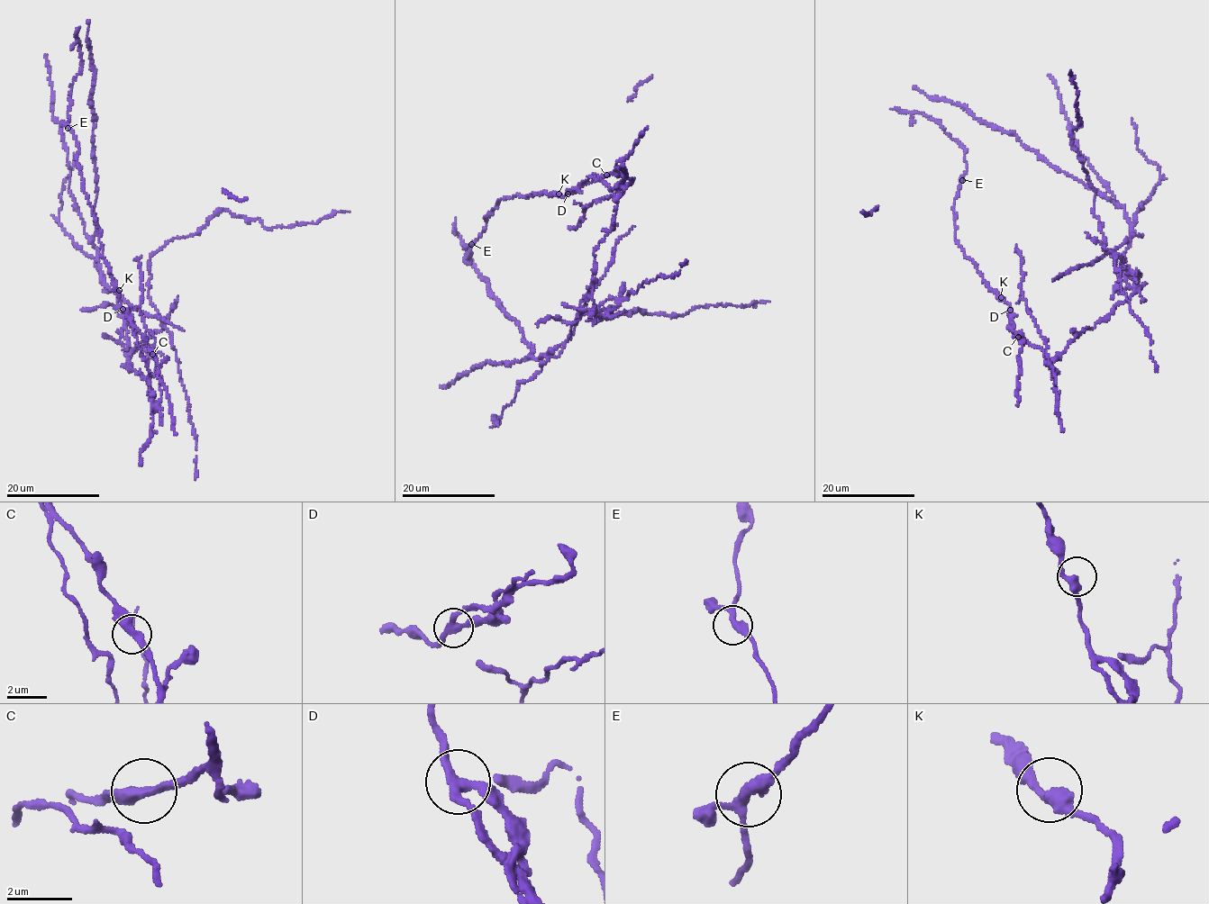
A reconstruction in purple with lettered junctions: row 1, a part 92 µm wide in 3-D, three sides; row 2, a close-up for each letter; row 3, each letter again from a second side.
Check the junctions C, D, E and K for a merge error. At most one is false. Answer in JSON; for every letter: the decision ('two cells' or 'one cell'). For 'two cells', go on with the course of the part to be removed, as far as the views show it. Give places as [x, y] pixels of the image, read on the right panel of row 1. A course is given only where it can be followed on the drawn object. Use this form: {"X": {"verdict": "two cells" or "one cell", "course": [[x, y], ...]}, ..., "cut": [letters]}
{"C": {"verdict": "one cell"}, "D": {"verdict": "two cells", "course": [[1010, 310], [1013, 337], [1056, 359], [1122, 302], [1135, 290], [1121, 268], [1125, 208], [913, 85]]}, "E": {"verdict": "one cell"}, "K": {"verdict": "one cell"}, "cut": ["D"]}

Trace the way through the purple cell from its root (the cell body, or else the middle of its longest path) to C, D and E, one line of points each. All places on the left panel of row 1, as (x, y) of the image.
C: (145, 378), (153, 396), (148, 382), (148, 363), (136, 344), (134, 328), (144, 338), (152, 354)
D: (145, 378), (153, 396), (148, 382), (148, 363), (136, 344), (131, 317), (122, 309)
E: (145, 378), (153, 396), (131, 317), (122, 306), (103, 256), (100, 229), (78, 172), (78, 144), (68, 128)

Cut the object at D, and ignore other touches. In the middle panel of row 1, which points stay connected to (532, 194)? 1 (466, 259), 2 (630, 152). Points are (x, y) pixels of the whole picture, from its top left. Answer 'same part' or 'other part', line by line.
1: same part
2: same part

